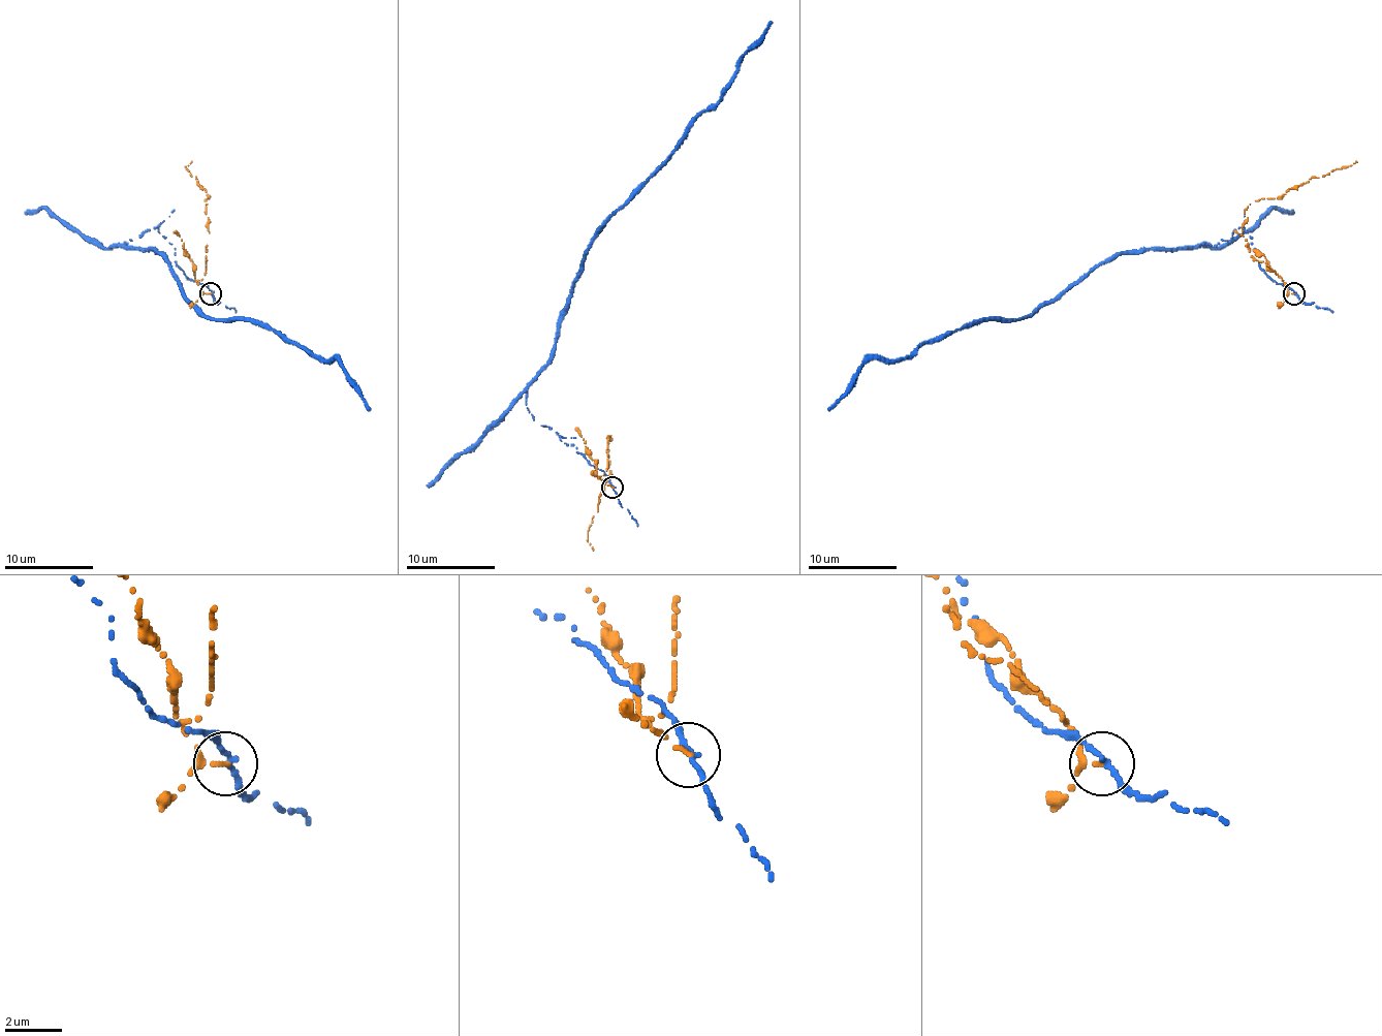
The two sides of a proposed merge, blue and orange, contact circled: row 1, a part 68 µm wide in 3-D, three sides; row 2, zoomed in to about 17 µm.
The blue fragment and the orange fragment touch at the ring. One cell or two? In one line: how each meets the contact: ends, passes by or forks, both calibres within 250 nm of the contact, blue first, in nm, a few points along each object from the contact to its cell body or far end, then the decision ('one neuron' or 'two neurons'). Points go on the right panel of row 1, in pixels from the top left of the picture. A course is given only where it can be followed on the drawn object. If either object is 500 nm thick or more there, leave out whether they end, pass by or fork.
blue passes by; orange ends there; 190 nm thick on the blue side, 130 nm on the other; blue runs (1294, 294), (1242, 227), (1120, 252), (1021, 318), (871, 358), (828, 411); orange runs (1294, 294), (1288, 294), (1286, 283), (1250, 256), (1242, 232), (1244, 210), (1255, 201), (1283, 194), (1356, 161); two neurons

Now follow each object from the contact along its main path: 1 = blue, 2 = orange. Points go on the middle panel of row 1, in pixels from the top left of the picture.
1: (613, 488), (577, 448), (529, 412), (526, 386), (551, 355), (593, 236), (721, 97), (736, 64), (772, 22)
2: (613, 488), (599, 479), (608, 466), (610, 435), (610, 476), (603, 483), (588, 528), (593, 550)

